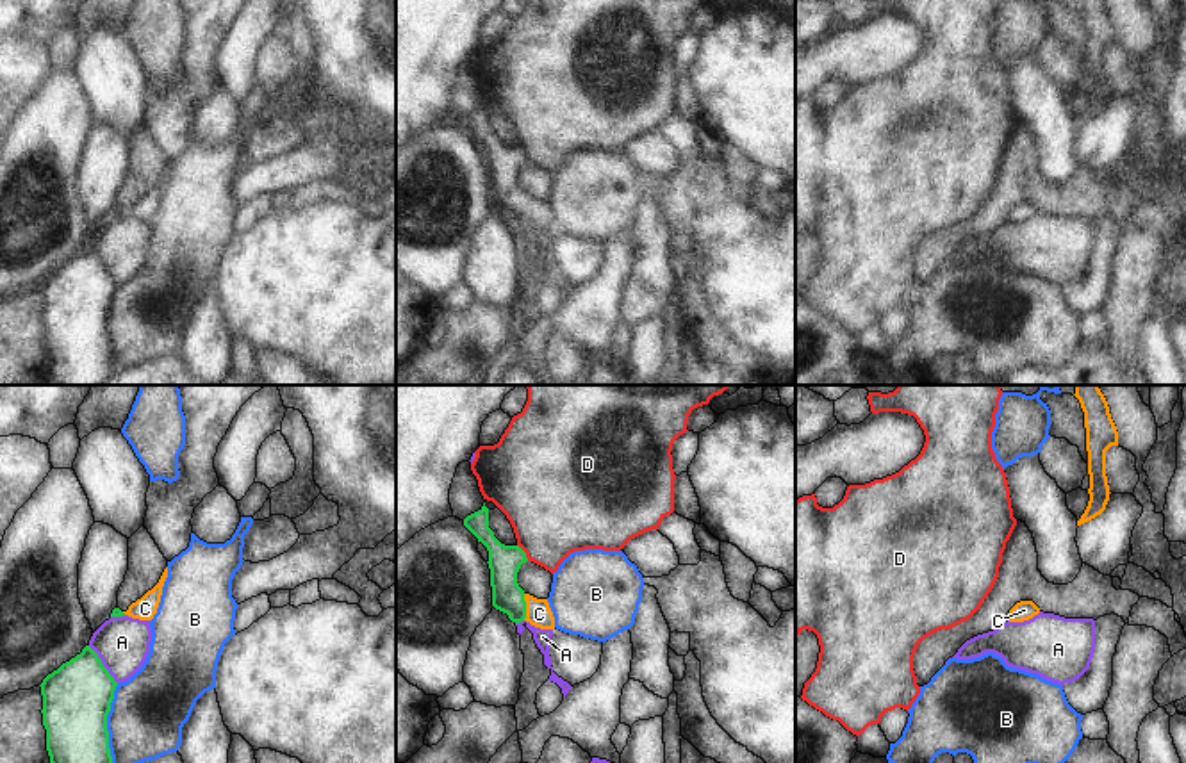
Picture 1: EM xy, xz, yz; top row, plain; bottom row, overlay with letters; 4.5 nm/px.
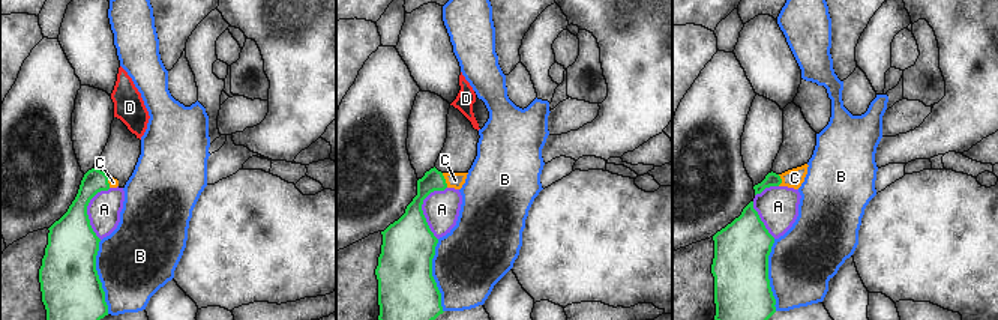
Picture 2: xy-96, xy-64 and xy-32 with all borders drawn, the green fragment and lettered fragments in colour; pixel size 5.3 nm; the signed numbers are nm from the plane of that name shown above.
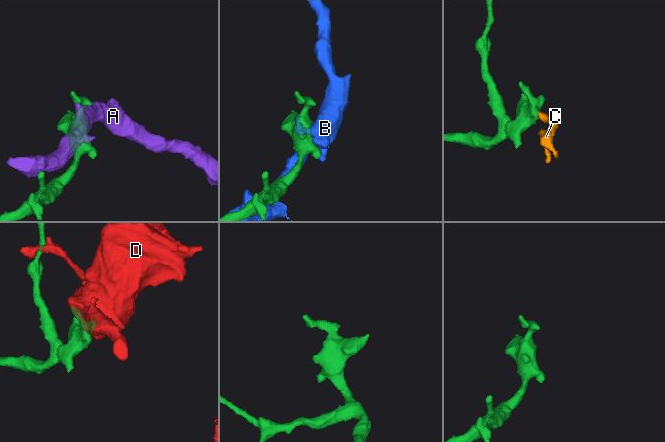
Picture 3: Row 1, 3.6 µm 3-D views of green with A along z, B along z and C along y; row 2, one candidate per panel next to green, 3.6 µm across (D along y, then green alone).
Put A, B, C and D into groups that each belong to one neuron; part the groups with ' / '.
A / B / C / D

